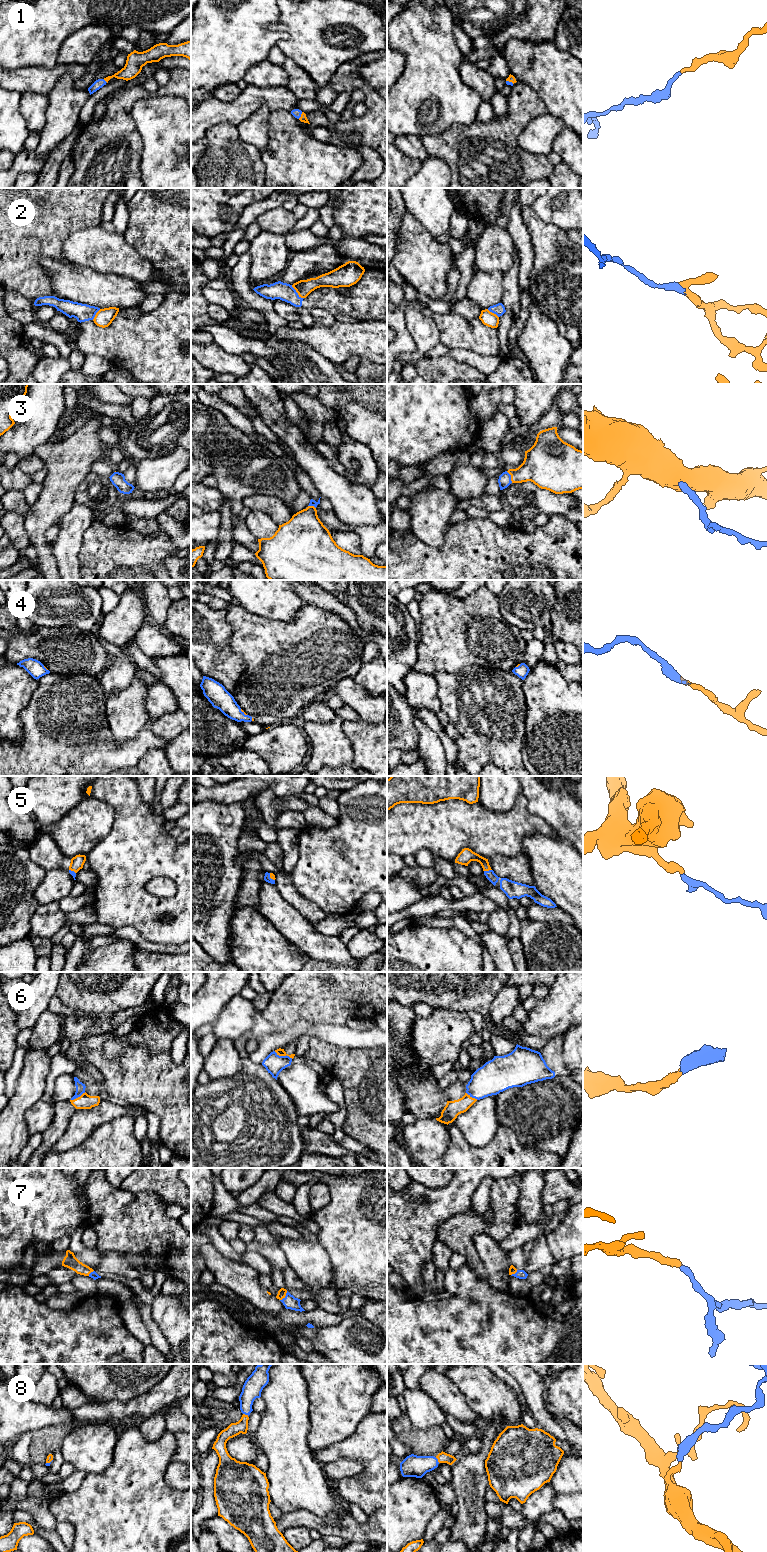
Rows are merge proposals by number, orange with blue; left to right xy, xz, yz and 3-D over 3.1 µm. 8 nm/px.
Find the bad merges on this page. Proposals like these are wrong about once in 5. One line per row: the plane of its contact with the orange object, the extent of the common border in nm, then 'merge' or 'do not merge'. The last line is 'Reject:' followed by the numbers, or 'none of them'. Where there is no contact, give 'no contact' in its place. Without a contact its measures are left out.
1: meets orange in xz; contact 70 nm long; merge
2: meets orange in xz; contact 150 nm long; do not merge
3: meets orange in yz; contact 110 nm long; merge
4: meets orange in xz; contact 80 nm long; merge
5: meets orange in yz; contact 70 nm long; merge
6: meets orange in xz; contact 160 nm long; merge
7: meets orange in xz; contact 100 nm long; merge
8: meets orange in yz; contact 60 nm long; merge
Reject: 2

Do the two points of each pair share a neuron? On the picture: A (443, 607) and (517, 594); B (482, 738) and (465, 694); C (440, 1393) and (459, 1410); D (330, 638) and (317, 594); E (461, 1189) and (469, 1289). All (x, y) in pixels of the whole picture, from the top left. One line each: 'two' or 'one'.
A: two
B: one
C: one
D: two
E: two

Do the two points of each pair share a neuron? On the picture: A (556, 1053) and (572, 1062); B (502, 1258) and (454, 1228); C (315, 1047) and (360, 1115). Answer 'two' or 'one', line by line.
A: two
B: two
C: one

